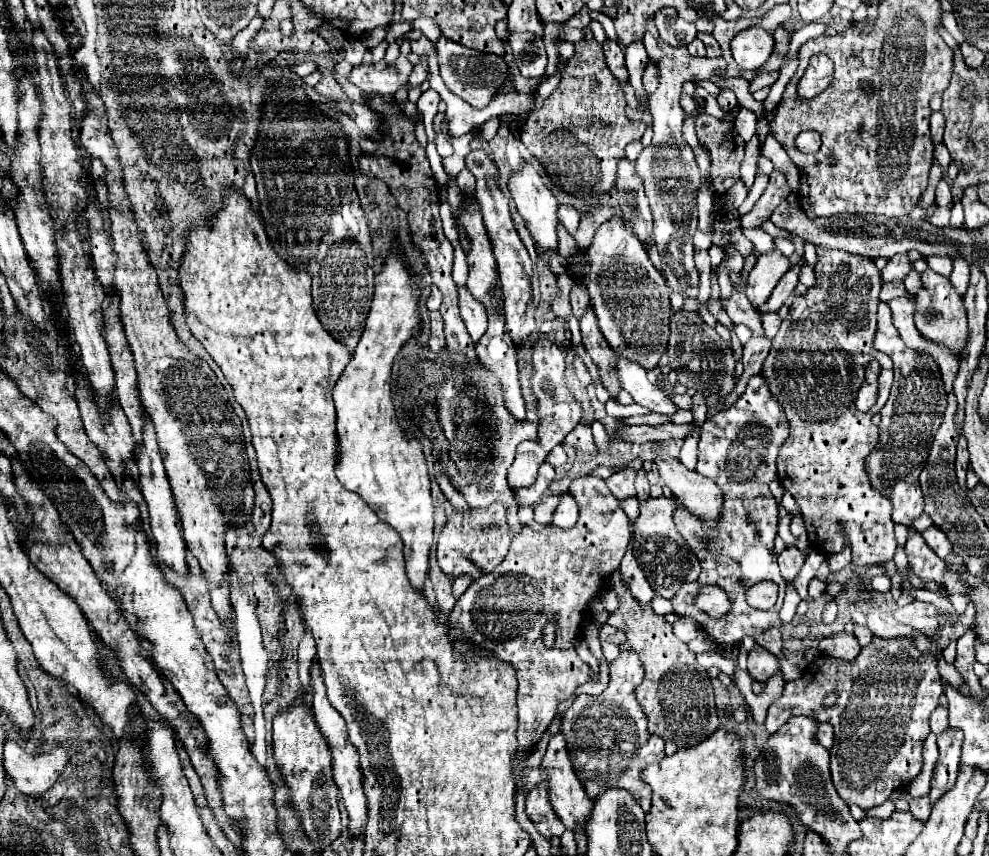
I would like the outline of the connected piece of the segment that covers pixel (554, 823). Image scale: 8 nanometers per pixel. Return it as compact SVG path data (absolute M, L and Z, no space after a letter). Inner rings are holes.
M537 784L529 794L527 794L527 816L531 818L531 822L535 824L537 832L551 840L553 836L561 836L565 832L565 826L561 826L561 820L557 818L557 814L553 814L553 808L549 806L549 798L545 794L545 786Z

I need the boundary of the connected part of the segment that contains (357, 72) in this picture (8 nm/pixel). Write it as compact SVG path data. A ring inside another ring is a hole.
M401 56L399 58L399 64L393 62L367 62L367 64L357 64L351 68L351 74L349 74L349 82L353 82L357 88L361 88L363 92L377 92L385 98L391 98L401 86L407 86L407 88L413 88L409 84L409 72L411 72L411 62Z

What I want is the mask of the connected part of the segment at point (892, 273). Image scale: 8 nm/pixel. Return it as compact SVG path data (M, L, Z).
M895 254L889 258L887 266L881 270L881 282L893 282L903 280L903 276L911 270L911 260L907 254Z

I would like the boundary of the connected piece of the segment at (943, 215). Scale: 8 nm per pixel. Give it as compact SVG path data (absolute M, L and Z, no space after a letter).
M938 207L934 214L930 217L929 222L938 228L947 227L950 223L950 215L950 210Z

